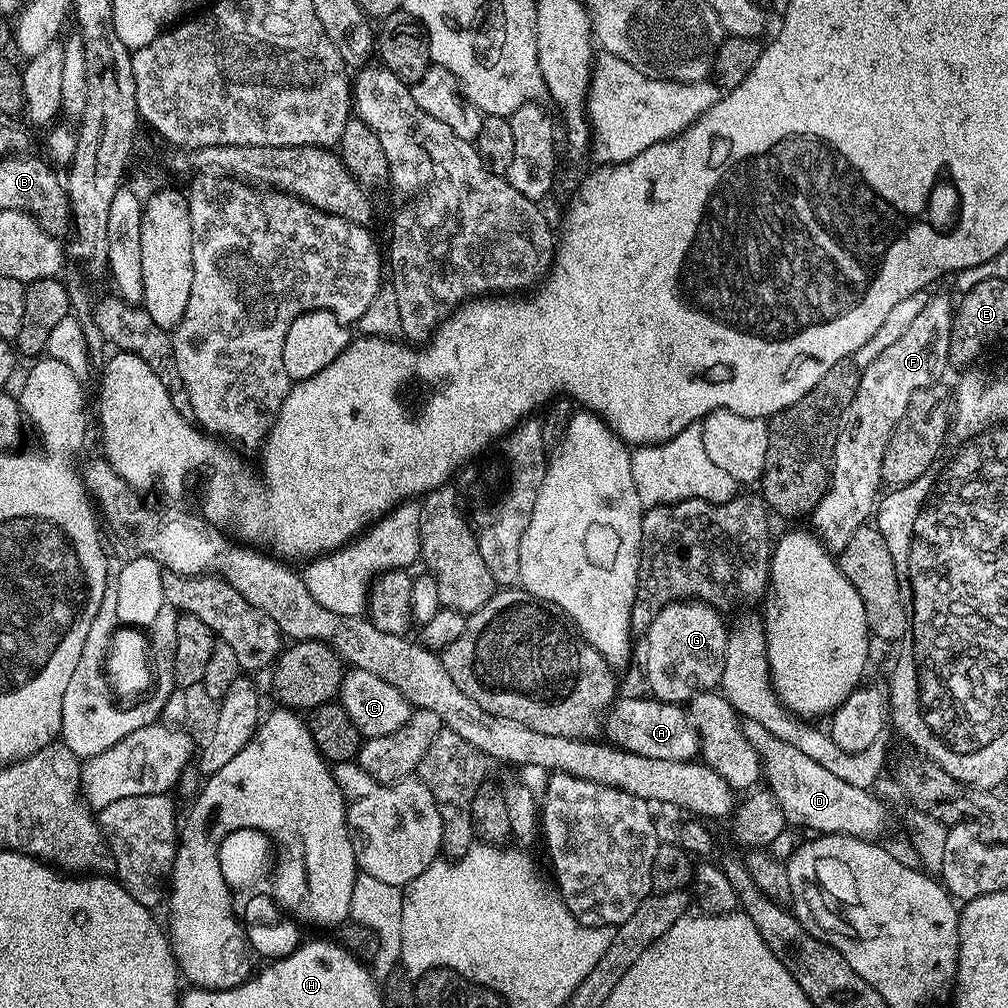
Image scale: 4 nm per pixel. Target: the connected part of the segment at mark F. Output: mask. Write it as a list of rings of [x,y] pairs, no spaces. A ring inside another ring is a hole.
[[[929,295],[924,301],[922,314],[914,318],[906,334],[902,334],[894,346],[886,346],[886,350],[860,372],[858,390],[836,429],[828,490],[810,513],[811,531],[829,552],[838,554],[846,550],[850,538],[854,538],[854,530],[865,527],[873,519],[882,489],[882,458],[892,433],[909,415],[908,407],[916,392],[938,383],[940,375],[950,368],[948,351],[953,315],[954,300],[948,296]]]

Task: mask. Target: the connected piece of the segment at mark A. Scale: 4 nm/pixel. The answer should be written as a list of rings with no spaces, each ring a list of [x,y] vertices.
[[[624,696],[613,703],[608,709],[602,728],[607,739],[615,747],[625,748],[627,752],[642,754],[642,758],[658,758],[670,762],[696,760],[700,752],[700,733],[692,717],[679,704],[665,704],[655,698],[643,700],[640,696]]]

